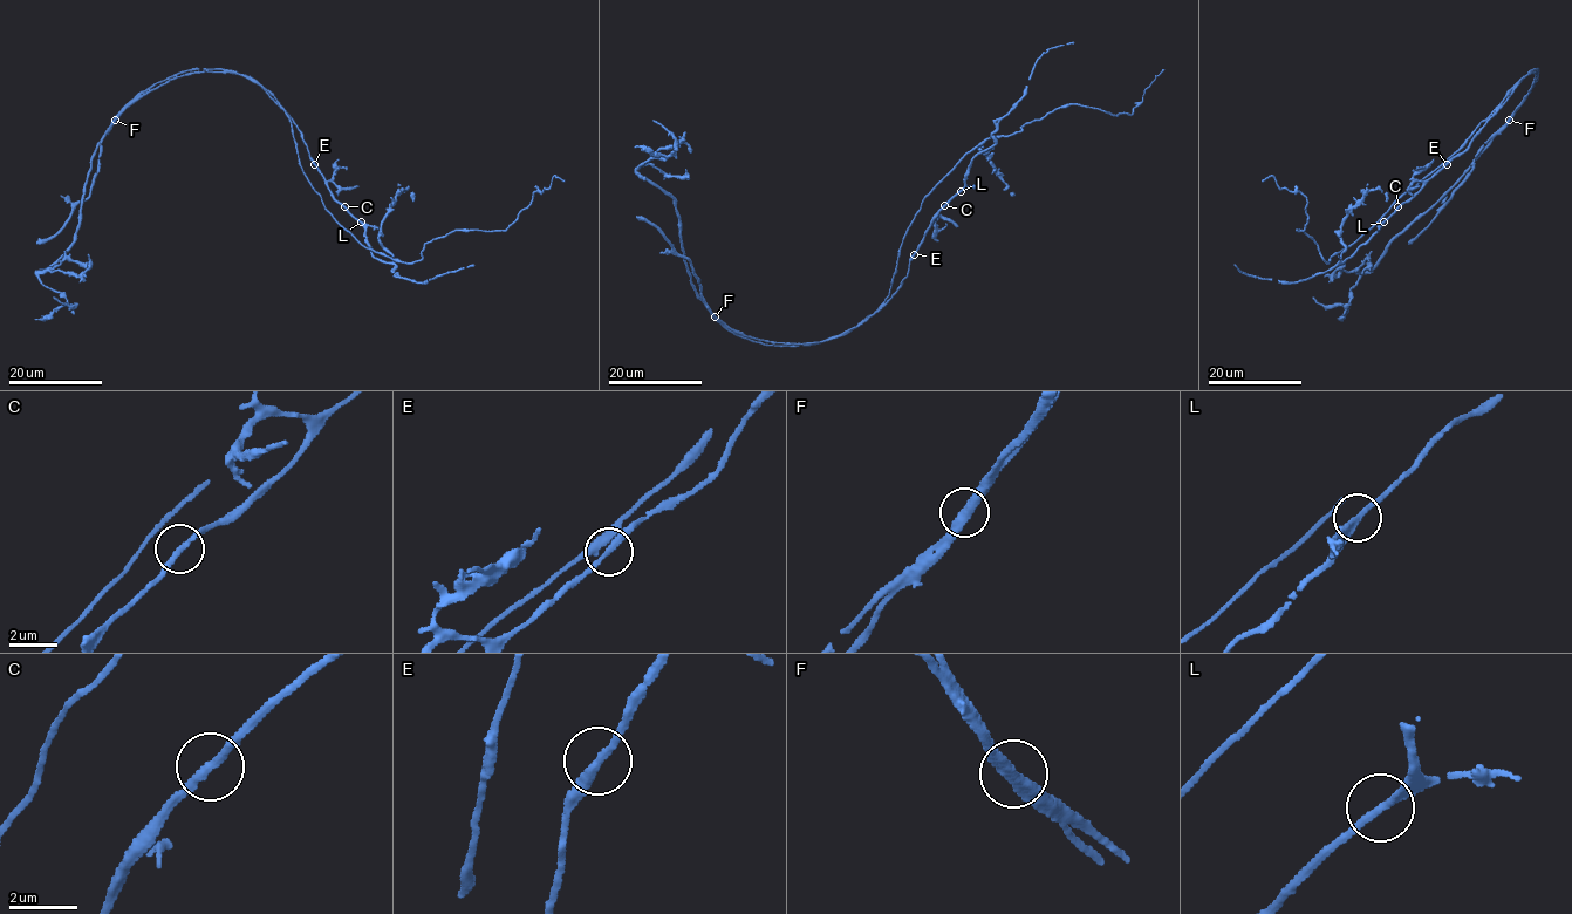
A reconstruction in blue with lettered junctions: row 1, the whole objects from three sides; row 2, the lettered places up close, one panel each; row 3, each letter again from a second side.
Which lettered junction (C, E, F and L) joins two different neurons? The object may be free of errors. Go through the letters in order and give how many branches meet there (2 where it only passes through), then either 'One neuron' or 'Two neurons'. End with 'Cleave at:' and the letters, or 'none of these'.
C: Branches: 2. One neuron
E: Branches: 2. One neuron
F: Branches: 2. Two neurons
L: Branches: 2. One neuron
Cleave at: F

